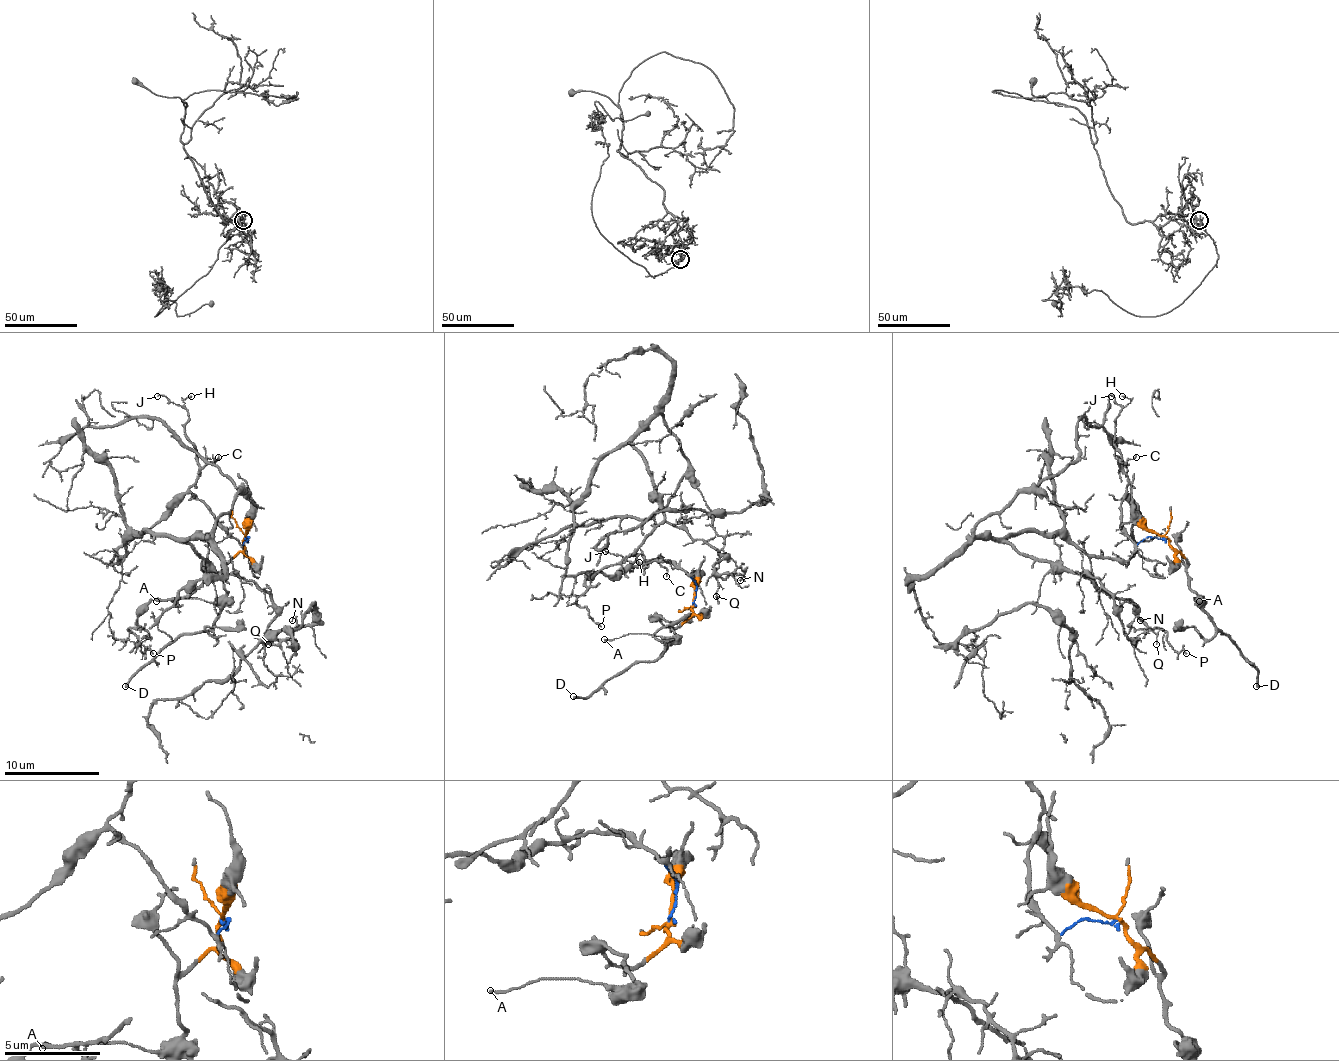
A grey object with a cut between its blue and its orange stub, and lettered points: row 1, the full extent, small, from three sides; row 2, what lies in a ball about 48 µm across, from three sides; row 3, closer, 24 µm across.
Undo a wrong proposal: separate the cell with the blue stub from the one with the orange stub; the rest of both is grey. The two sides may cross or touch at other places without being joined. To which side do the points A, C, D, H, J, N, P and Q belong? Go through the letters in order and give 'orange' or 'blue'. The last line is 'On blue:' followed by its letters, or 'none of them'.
A: orange
C: blue
D: orange
H: blue
J: blue
N: blue
P: blue
Q: blue
On blue: C, H, J, N, P, Q

